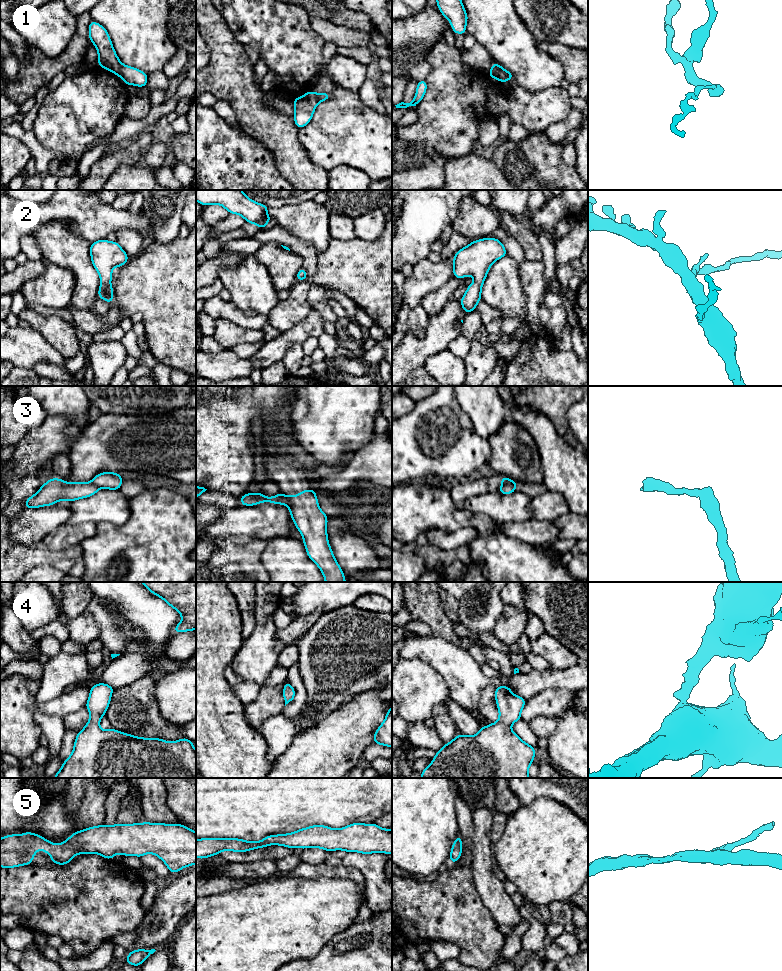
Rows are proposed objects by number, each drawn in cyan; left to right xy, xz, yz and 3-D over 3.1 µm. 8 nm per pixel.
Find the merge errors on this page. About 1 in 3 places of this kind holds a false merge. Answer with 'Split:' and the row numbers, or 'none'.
Split: 1, 3

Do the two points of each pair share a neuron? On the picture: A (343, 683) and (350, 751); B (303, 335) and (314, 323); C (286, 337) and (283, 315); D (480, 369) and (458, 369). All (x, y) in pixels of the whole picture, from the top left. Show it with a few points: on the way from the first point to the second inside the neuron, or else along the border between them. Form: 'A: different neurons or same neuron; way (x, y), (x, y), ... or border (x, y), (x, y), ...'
A: different neurons; border (340, 706), (321, 720)
B: same neuron; way (305, 332), (311, 326)
C: different neurons; border (304, 318), (281, 333)
D: different neurons; border (463, 358), (466, 375)

